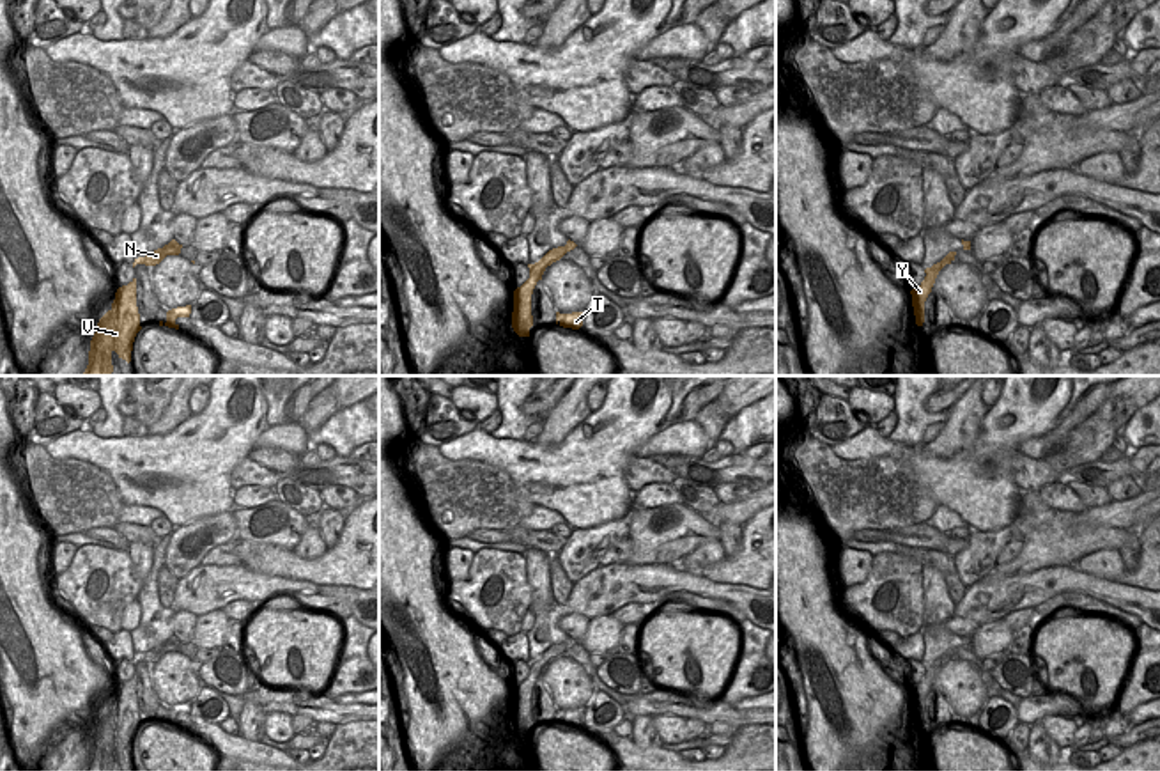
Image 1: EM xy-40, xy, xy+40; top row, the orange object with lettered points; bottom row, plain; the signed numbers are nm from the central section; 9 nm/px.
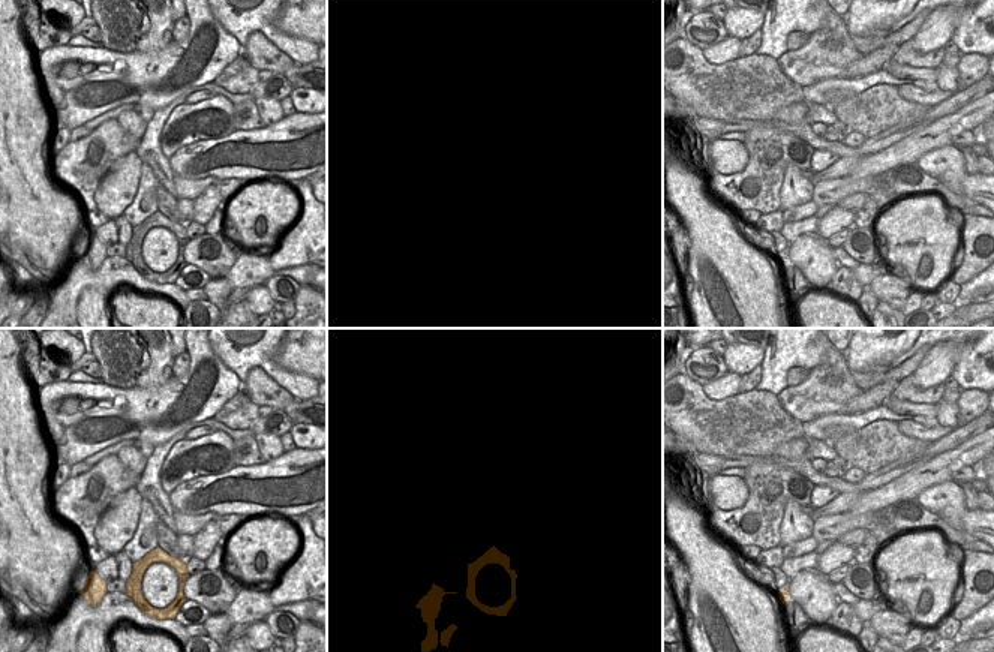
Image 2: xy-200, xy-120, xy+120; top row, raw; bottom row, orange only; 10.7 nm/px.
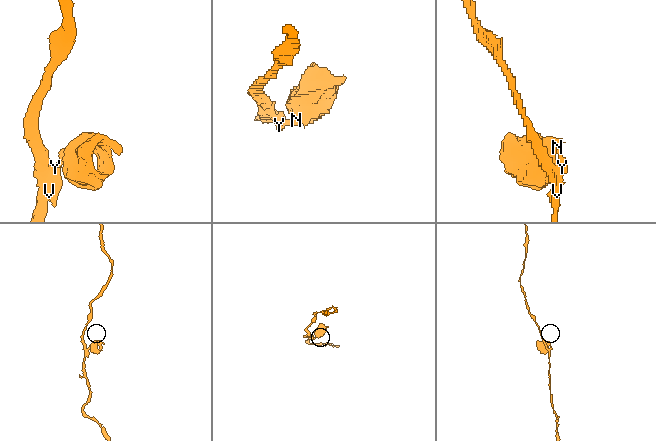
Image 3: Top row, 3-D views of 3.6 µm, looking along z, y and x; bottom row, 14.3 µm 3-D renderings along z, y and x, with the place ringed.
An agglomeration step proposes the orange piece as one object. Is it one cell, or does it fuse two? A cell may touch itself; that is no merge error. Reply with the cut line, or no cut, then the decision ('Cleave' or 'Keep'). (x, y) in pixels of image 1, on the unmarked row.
Split along xy (530, 667), (542, 670). Cleave.

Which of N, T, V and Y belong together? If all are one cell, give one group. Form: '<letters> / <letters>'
N T / V Y

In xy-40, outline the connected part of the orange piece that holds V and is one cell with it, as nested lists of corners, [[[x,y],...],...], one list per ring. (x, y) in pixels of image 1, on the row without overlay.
[[[133,675],[128,682],[117,686],[112,705],[99,716],[83,771],[112,771],[113,748],[129,760],[133,739],[140,727],[136,675]]]

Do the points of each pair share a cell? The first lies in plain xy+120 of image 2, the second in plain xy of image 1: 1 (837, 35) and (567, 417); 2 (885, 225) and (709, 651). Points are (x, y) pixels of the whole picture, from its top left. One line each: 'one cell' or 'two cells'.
1: one cell
2: one cell

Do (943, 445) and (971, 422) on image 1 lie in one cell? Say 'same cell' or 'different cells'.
same cell

